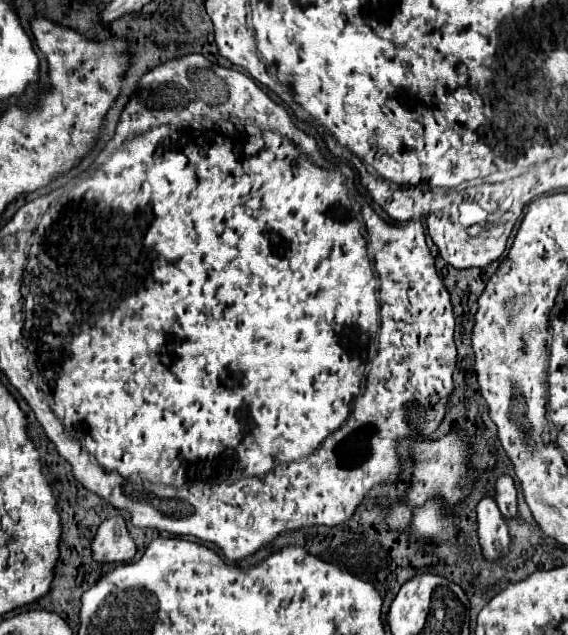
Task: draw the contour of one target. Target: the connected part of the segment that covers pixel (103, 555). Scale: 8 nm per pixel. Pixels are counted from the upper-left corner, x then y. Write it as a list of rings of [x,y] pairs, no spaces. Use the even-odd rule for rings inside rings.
[[[121,516],[105,520],[97,528],[97,534],[93,536],[93,542],[91,542],[93,560],[99,564],[129,562],[135,550],[137,550],[135,542],[131,540]]]

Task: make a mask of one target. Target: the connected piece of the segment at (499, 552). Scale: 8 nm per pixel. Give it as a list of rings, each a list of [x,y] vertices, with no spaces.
[[[483,496],[477,504],[477,522],[479,522],[479,542],[485,558],[499,558],[509,550],[509,532],[505,520],[495,504],[495,498]]]

